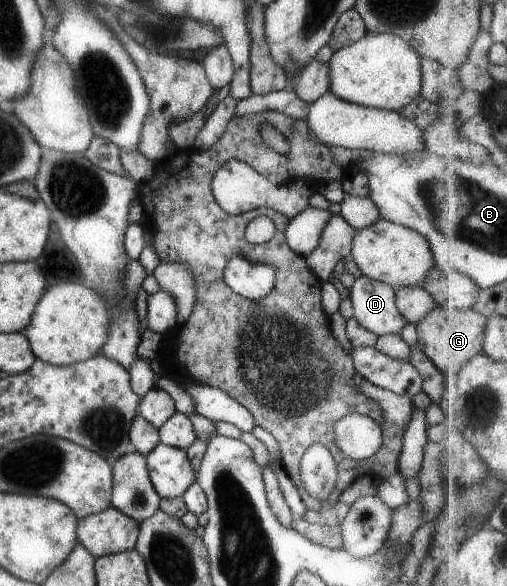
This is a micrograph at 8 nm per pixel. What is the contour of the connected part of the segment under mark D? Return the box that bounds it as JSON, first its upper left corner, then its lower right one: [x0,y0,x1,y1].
[350,275,408,334]

